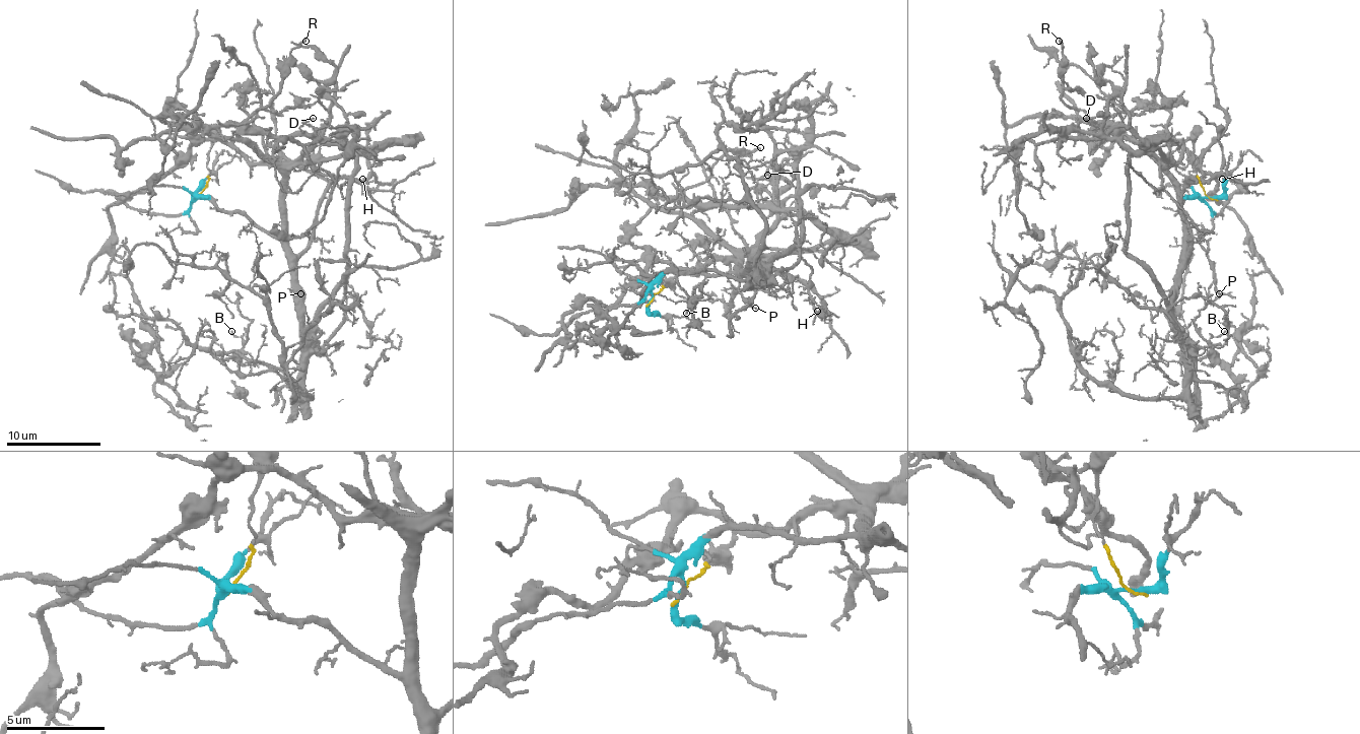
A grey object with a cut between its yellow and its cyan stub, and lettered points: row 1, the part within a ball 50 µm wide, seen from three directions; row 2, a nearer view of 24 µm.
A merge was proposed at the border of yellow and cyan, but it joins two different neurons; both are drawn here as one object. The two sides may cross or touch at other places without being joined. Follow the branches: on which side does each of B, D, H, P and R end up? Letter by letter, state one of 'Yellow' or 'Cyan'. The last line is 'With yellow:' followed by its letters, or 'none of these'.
B: Cyan
D: Yellow
H: Cyan
P: Cyan
R: Yellow
With yellow: D, R

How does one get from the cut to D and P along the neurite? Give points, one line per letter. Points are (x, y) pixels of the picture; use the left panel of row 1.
D: (195, 200), (216, 141), (230, 143), (250, 161), (327, 161), (377, 148), (313, 138), (298, 127), (313, 117)
P: (195, 200), (207, 197), (223, 211), (245, 211), (261, 227), (277, 235), (287, 252), (296, 289), (301, 293)

